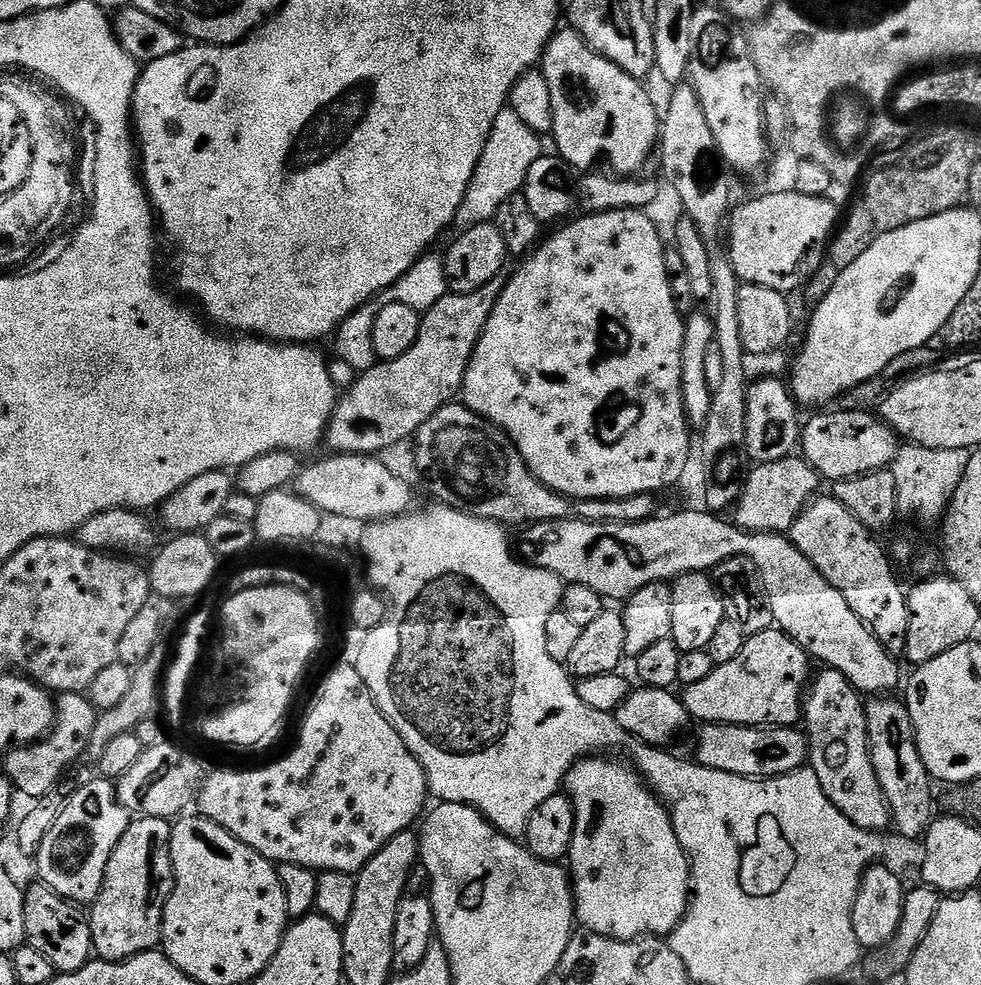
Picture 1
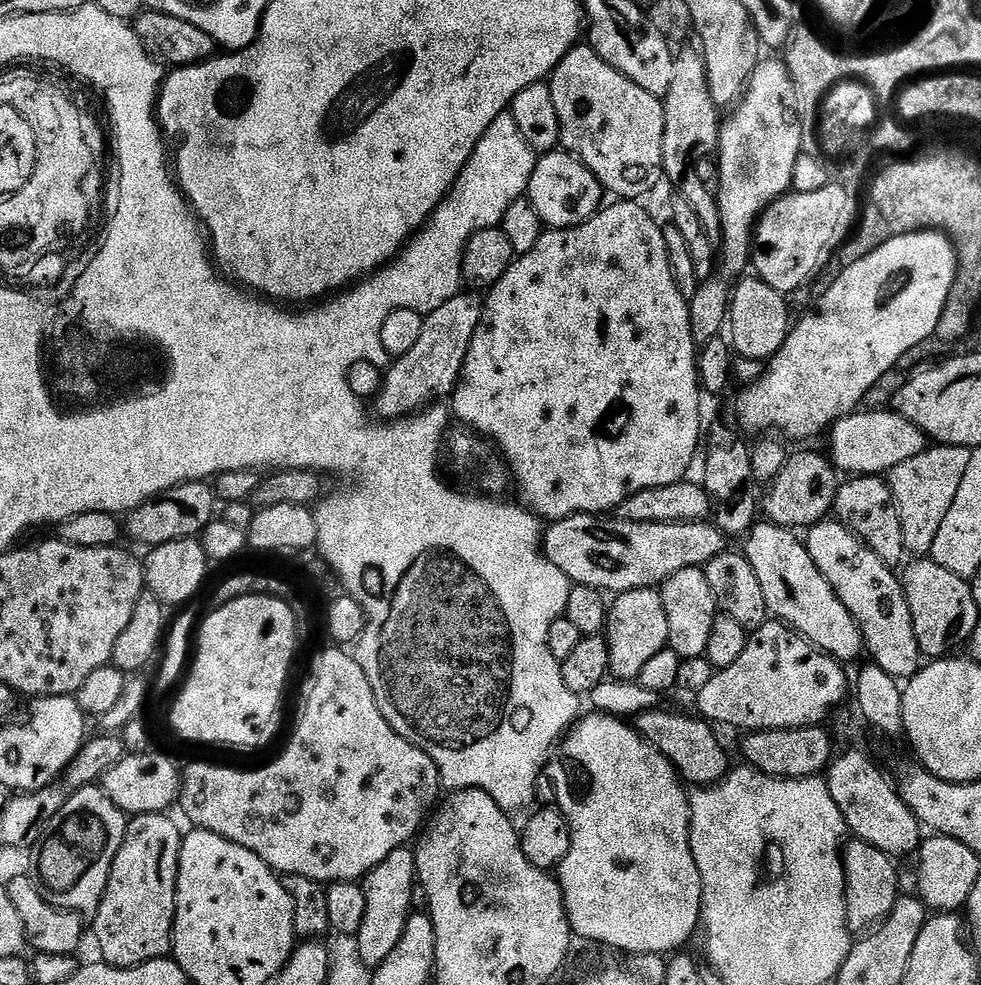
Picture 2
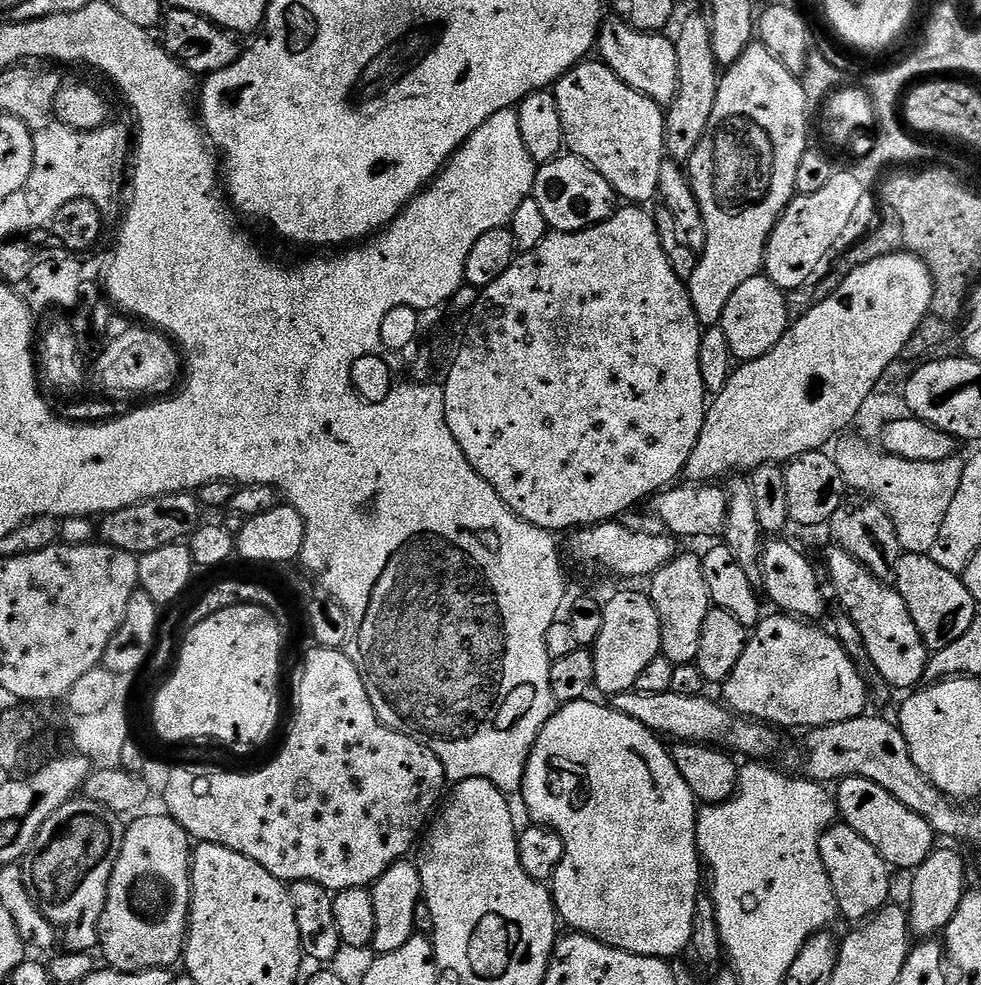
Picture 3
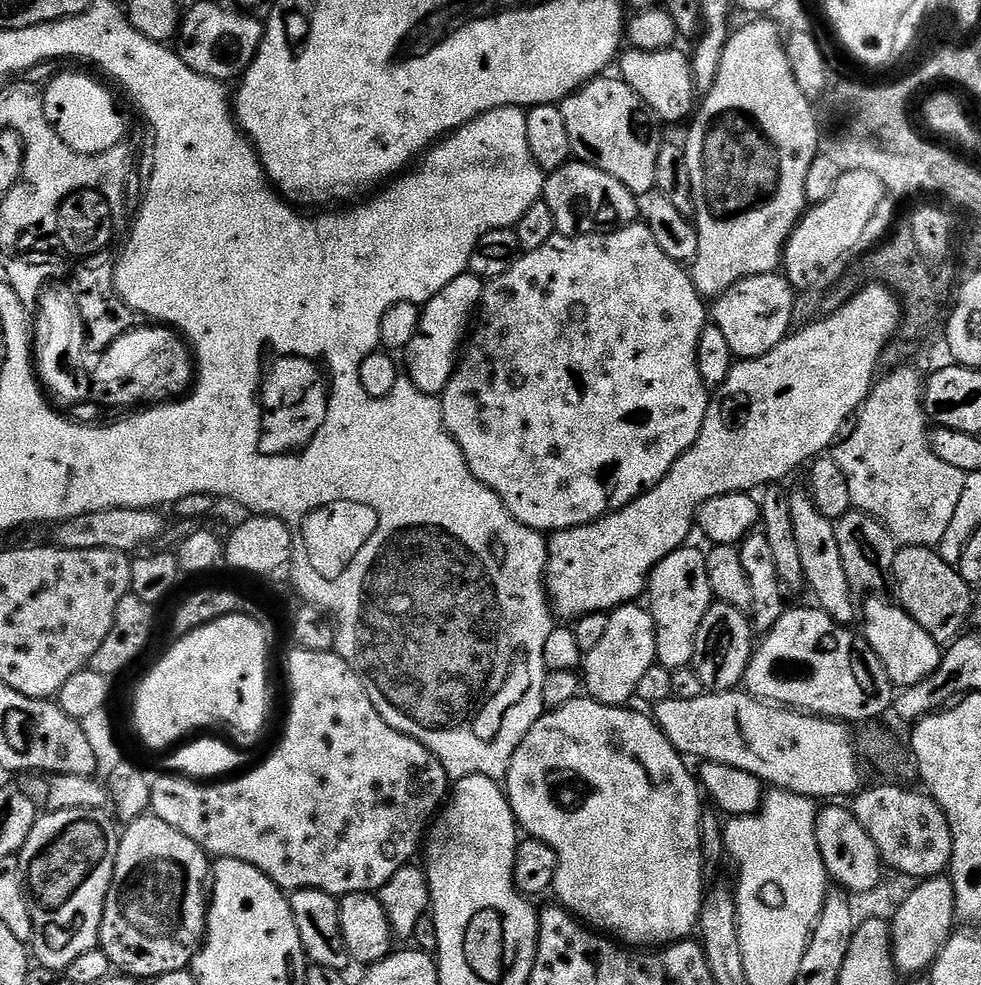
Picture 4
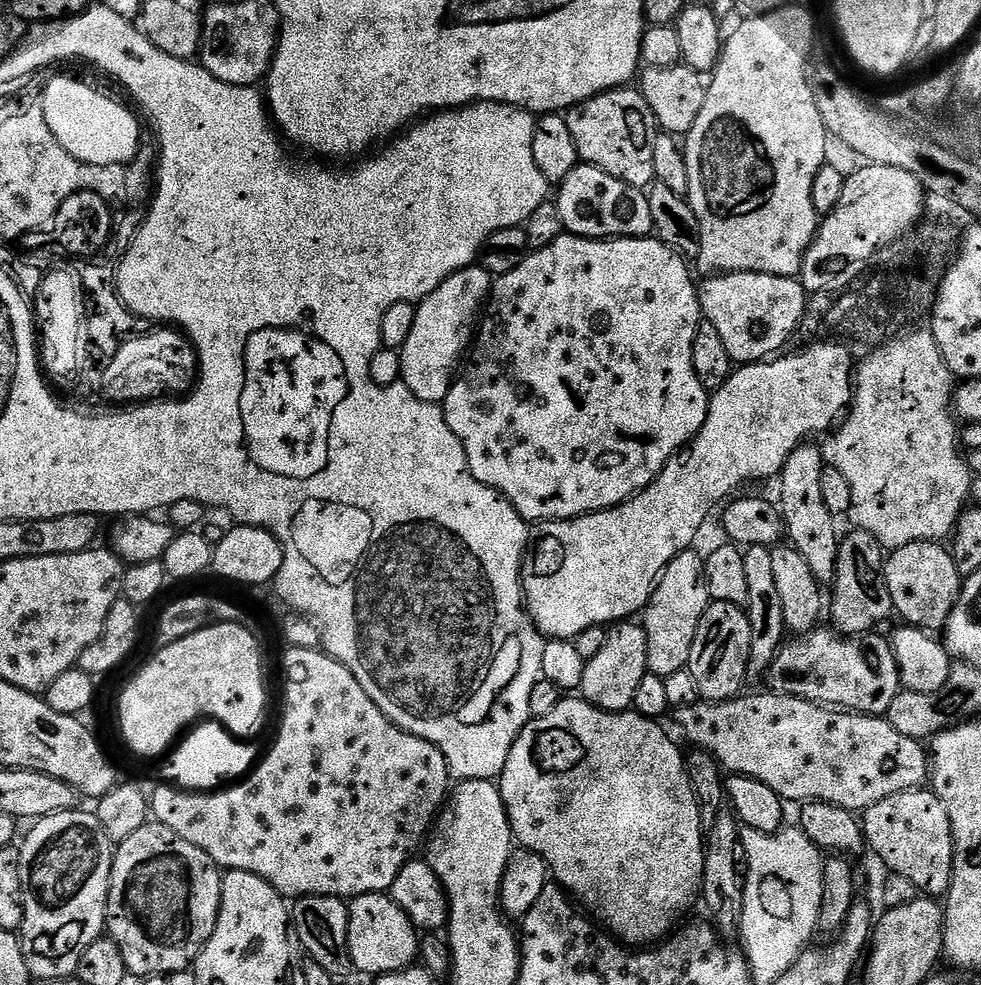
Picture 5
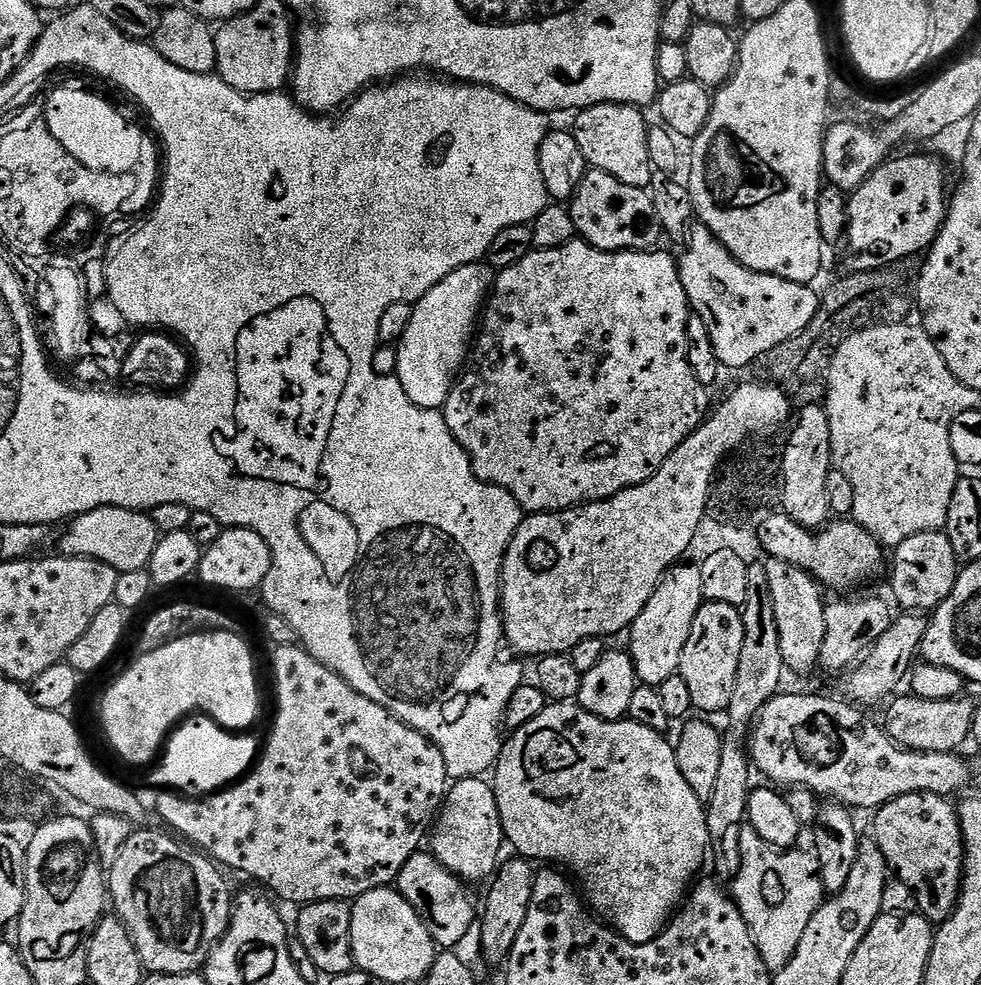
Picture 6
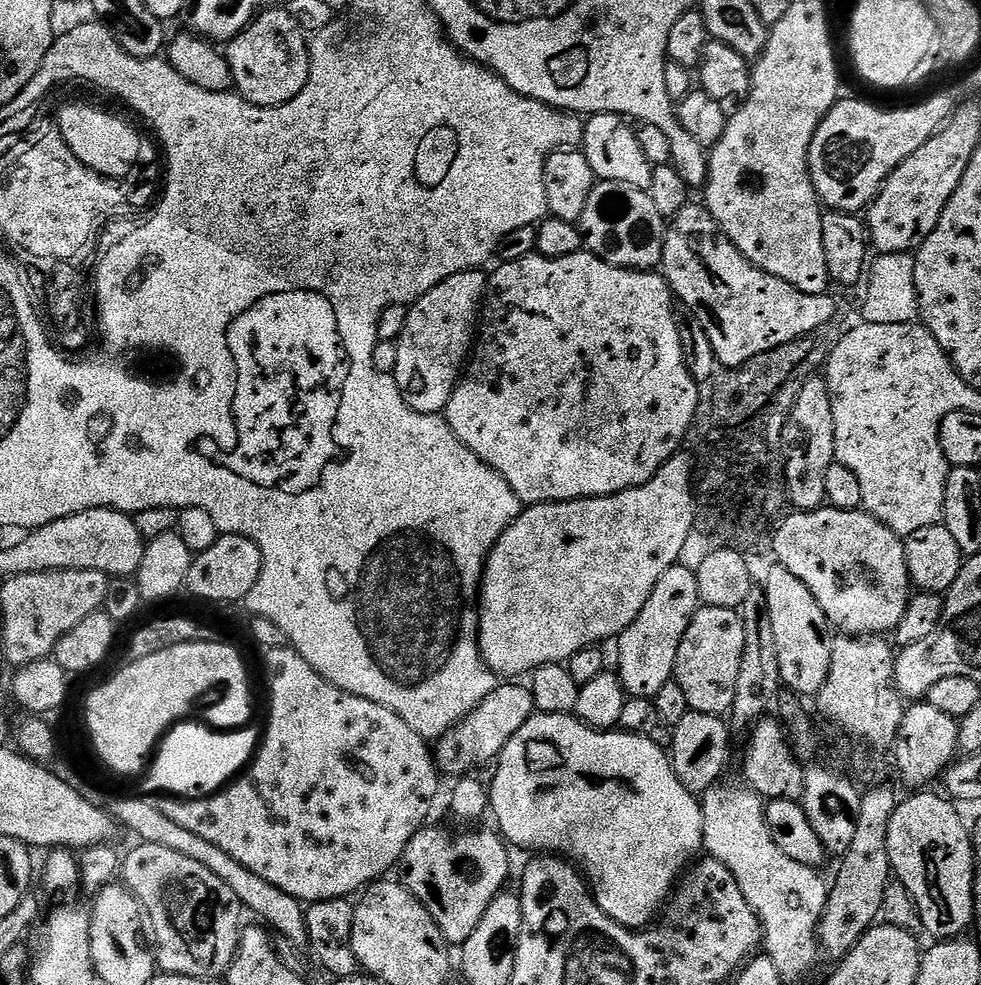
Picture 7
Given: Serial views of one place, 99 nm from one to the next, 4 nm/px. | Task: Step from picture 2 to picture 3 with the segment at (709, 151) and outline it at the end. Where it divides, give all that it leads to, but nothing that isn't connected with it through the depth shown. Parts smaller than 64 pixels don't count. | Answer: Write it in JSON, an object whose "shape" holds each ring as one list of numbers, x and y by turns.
{"shape":[[689,15,688,19,680,24,680,34,675,37,674,43,678,54,680,90,678,98,666,112,664,143,671,159,687,162,694,154,698,142,702,142,706,134,708,119,714,110,714,98,716,87,720,84,722,65,714,56,712,26,707,15]]}

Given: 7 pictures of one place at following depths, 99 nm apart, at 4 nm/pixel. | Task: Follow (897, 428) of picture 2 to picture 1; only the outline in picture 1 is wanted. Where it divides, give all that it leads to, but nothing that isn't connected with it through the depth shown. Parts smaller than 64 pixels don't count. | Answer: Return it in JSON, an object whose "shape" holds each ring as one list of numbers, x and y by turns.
{"shape":[[826,410,823,412,826,412,822,414,823,412,817,413,816,417,809,420,807,419,807,422,803,425,802,431,801,431,801,443,800,443,800,452,803,456,803,459,808,461,808,464,814,466,816,472,819,472,821,477,823,479,830,479,830,482,835,482,838,480,849,480,850,477,856,477,860,476,863,473,870,473,870,472,876,472,880,468,889,467,893,460,896,459,896,456,900,449,900,440,899,437,896,435,896,433,893,431,891,427,889,427,887,424,884,423,883,420,881,420,877,415,874,415,871,411,846,411,846,410,836,410,836,412,828,412,832,410]]}

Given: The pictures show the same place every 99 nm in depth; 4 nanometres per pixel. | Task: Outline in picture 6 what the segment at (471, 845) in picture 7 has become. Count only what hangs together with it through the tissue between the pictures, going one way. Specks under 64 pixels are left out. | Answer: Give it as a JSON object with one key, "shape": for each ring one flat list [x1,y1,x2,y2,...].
{"shape":[[427,851,415,852,402,866,402,870,396,875,394,885,396,891,414,906,418,918,430,930,437,949,452,950,468,936,468,931,473,931,478,920,478,900,472,897,472,892,467,883,461,880,450,870,446,870,436,861,436,857]]}

